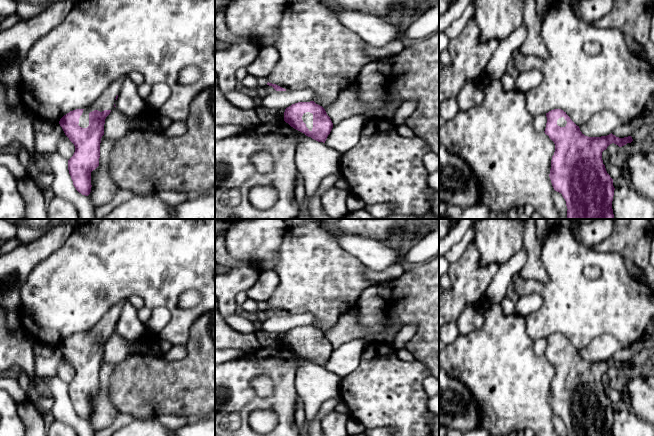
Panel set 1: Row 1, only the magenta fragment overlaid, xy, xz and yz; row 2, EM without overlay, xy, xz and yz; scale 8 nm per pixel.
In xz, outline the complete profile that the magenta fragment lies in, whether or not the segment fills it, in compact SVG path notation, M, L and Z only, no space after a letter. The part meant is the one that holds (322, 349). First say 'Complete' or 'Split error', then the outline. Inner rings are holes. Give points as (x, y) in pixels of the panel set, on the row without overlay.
Split error. M314 325L298 326L287 331L284 345L306 360L323 367L333 352L325 333Z

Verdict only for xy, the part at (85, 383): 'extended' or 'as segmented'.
extended

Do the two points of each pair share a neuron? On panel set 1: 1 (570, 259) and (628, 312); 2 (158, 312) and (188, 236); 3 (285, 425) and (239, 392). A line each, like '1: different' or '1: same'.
1: same
2: different
3: same

